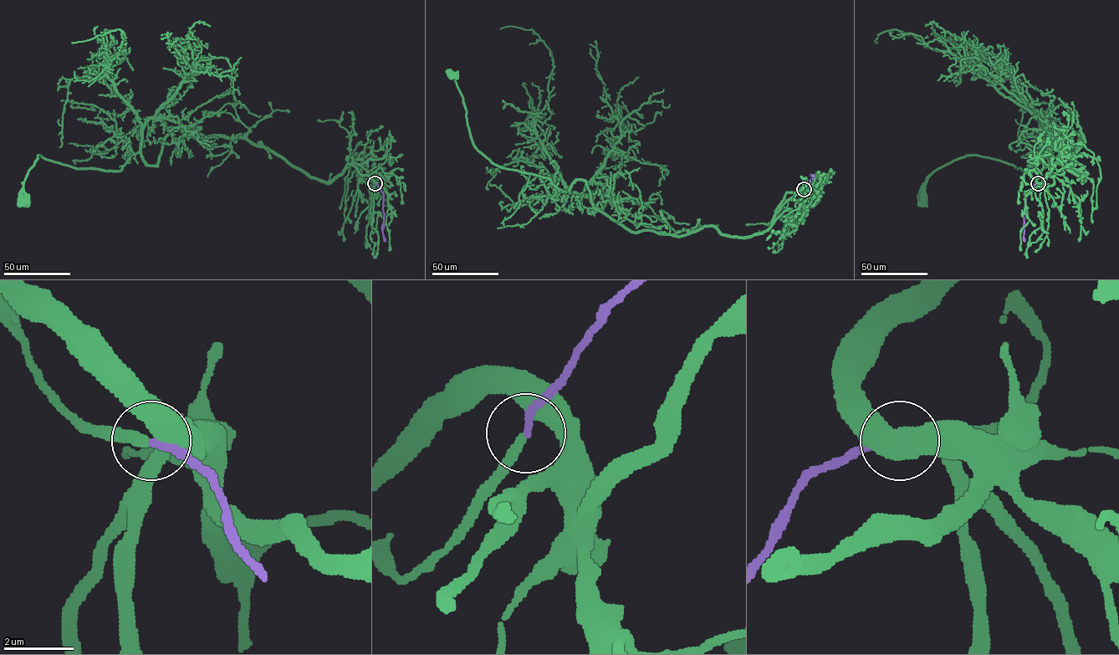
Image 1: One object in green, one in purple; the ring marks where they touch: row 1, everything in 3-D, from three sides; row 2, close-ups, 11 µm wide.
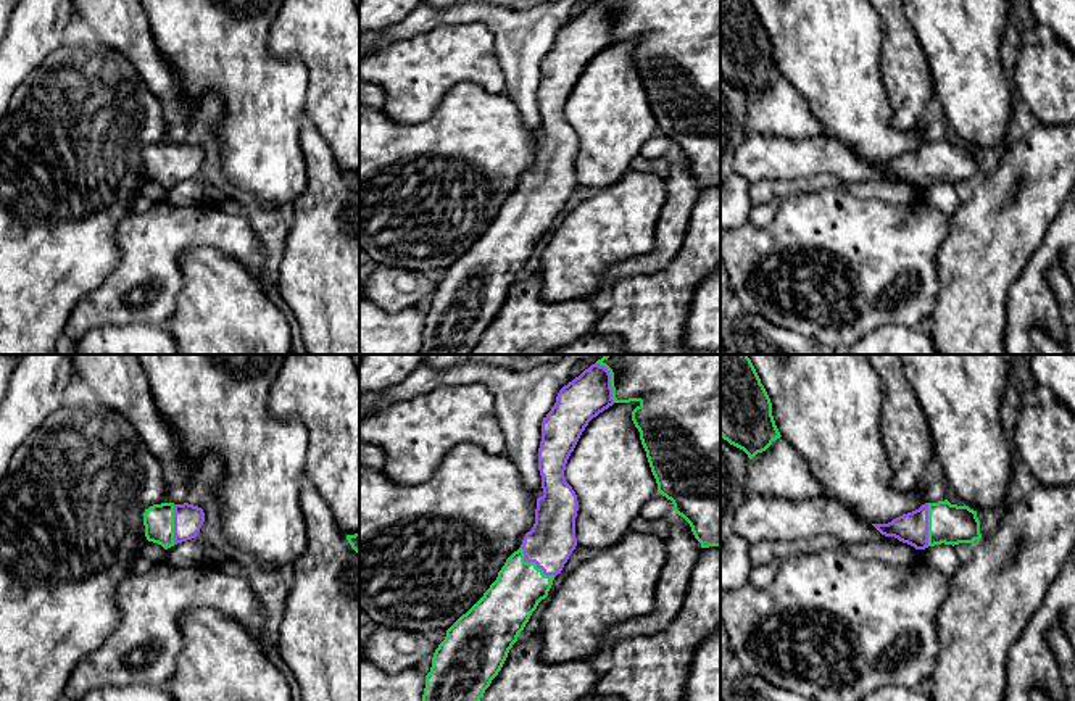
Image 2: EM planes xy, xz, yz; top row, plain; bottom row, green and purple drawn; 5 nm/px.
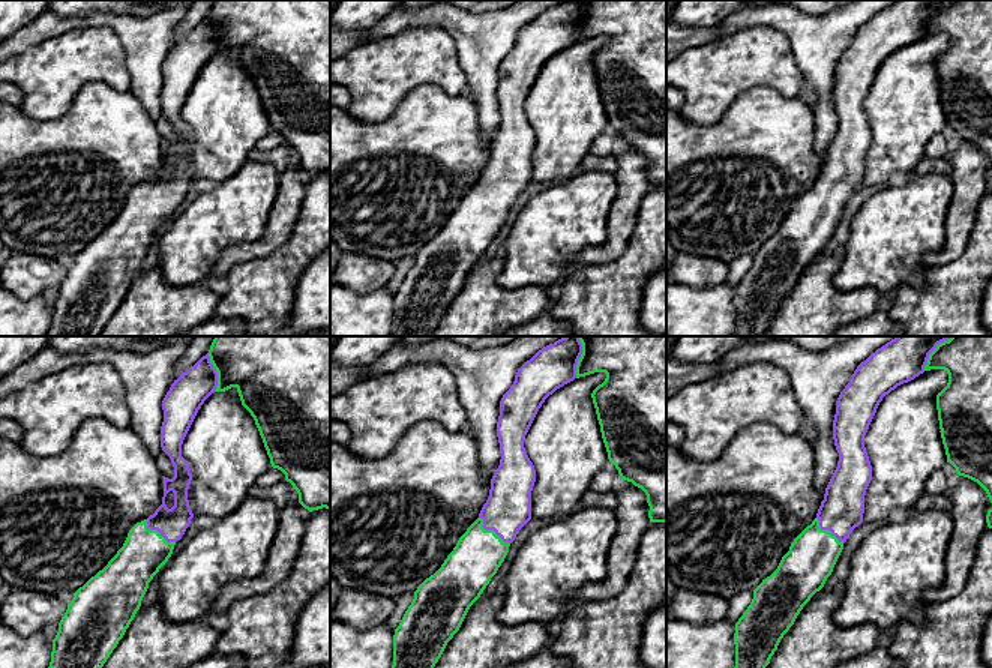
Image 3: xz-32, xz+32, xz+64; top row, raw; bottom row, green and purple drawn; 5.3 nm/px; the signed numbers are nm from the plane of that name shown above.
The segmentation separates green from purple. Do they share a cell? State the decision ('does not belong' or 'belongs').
belongs

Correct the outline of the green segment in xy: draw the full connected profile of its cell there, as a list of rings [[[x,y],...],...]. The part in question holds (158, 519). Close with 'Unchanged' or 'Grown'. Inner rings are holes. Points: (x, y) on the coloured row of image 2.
[[[184,503],[153,504],[143,512],[145,537],[164,550],[192,540],[205,522],[201,508]]]. Grown

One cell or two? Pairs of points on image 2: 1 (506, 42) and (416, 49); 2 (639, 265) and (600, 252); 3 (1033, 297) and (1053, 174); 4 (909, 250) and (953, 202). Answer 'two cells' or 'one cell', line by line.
1: two cells
2: two cells
3: one cell
4: two cells

